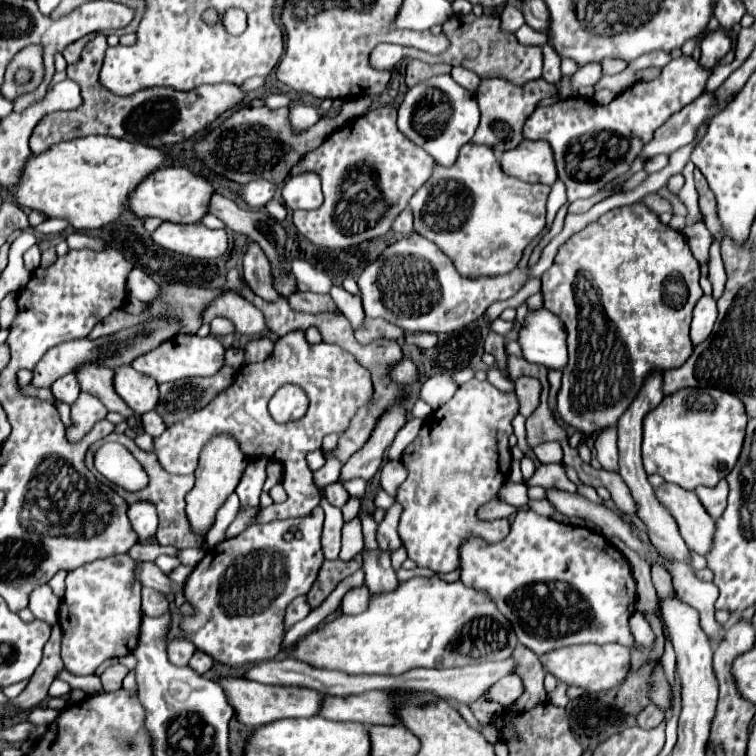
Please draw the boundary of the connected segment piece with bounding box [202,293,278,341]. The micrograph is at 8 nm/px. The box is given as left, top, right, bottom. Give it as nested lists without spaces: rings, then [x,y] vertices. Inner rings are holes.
[[[220,293],[210,305],[206,305],[202,321],[210,323],[218,315],[228,317],[236,325],[236,331],[242,335],[248,335],[248,337],[266,335],[272,341],[278,339],[278,335],[266,327],[264,315],[260,313],[260,309],[256,309],[250,301],[246,301],[236,293]]]

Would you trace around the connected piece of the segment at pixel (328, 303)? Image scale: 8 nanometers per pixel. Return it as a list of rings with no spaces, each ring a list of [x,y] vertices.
[[[296,291],[292,297],[288,297],[288,303],[292,309],[302,311],[302,313],[324,313],[324,311],[336,311],[336,305],[328,293],[324,295],[314,295],[314,293],[302,293]]]

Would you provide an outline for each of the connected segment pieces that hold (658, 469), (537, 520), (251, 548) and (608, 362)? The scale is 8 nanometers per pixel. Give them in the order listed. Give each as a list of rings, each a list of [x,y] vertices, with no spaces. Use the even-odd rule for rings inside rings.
[[[680,389],[664,397],[644,419],[644,469],[648,475],[658,473],[688,491],[698,485],[714,487],[736,465],[746,423],[744,403],[736,395],[720,389]]]
[[[520,511],[520,513],[518,513],[518,515],[516,515],[516,519],[514,519],[514,521],[512,521],[512,529],[510,529],[510,533],[508,533],[508,537],[506,537],[506,539],[504,539],[504,541],[500,541],[500,543],[494,543],[494,545],[488,545],[488,543],[486,543],[486,541],[482,541],[482,539],[470,539],[470,541],[466,541],[466,543],[464,543],[464,545],[462,545],[462,549],[460,549],[460,571],[462,571],[462,575],[460,575],[460,581],[462,581],[462,583],[464,583],[464,585],[466,585],[466,587],[474,587],[474,589],[478,589],[478,591],[484,591],[484,593],[488,593],[488,597],[490,597],[490,599],[492,599],[492,603],[496,603],[496,607],[498,607],[498,609],[500,609],[500,613],[504,613],[504,617],[508,617],[508,621],[510,621],[510,625],[512,625],[512,631],[514,631],[514,635],[516,635],[516,637],[518,637],[518,641],[520,641],[520,643],[522,643],[522,645],[524,645],[524,647],[528,647],[528,649],[530,649],[530,651],[534,651],[534,653],[536,653],[536,655],[544,655],[544,653],[548,653],[548,651],[552,651],[552,649],[558,649],[558,647],[568,647],[568,645],[574,645],[574,643],[594,643],[594,641],[610,641],[610,643],[620,643],[620,645],[624,645],[624,647],[630,647],[630,653],[632,653],[632,663],[630,663],[630,673],[638,673],[638,671],[640,671],[640,669],[642,669],[642,667],[644,667],[644,665],[646,665],[646,661],[648,661],[648,655],[646,655],[646,653],[644,653],[644,651],[638,651],[638,649],[634,649],[634,635],[632,635],[632,631],[630,631],[630,625],[628,625],[628,621],[630,621],[630,615],[632,615],[632,613],[634,613],[634,603],[636,603],[636,581],[634,581],[634,577],[632,577],[632,569],[630,569],[630,565],[628,565],[628,561],[626,561],[626,557],[624,557],[624,555],[622,555],[622,553],[620,553],[620,551],[618,551],[618,549],[616,549],[616,547],[614,547],[614,545],[612,545],[612,543],[610,543],[610,541],[606,541],[606,537],[604,537],[604,535],[600,535],[600,533],[596,533],[596,531],[592,531],[592,529],[588,529],[588,527],[578,527],[578,525],[564,525],[564,523],[558,523],[558,521],[554,521],[554,519],[548,519],[548,517],[540,517],[540,515],[536,515],[536,513],[532,513],[532,511],[526,511],[526,513],[524,513],[524,511]],[[630,589],[632,589],[632,613],[630,613],[630,607],[628,607],[628,599],[626,599],[626,593],[628,593],[628,591],[630,591]]]
[[[318,505],[308,517],[272,521],[266,525],[252,525],[234,539],[224,539],[216,547],[206,551],[206,557],[196,565],[192,575],[186,579],[184,595],[196,607],[194,617],[182,617],[184,635],[204,653],[234,667],[246,667],[274,659],[280,653],[284,629],[284,609],[288,603],[308,593],[318,577],[318,569],[324,561],[320,535],[324,525],[324,511]]]
[[[644,203],[608,211],[558,249],[552,267],[542,275],[542,299],[544,307],[564,321],[568,333],[568,363],[562,369],[556,405],[568,425],[584,435],[616,425],[652,371],[676,369],[692,355],[692,309],[702,297],[698,277],[700,265],[688,249],[684,235],[662,225],[658,215]]]

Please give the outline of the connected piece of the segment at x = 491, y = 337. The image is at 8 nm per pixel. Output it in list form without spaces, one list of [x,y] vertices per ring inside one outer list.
[[[488,333],[486,337],[486,343],[484,343],[484,351],[486,353],[492,353],[494,359],[496,359],[496,365],[506,371],[506,351],[504,351],[504,337],[498,335],[498,333]]]

